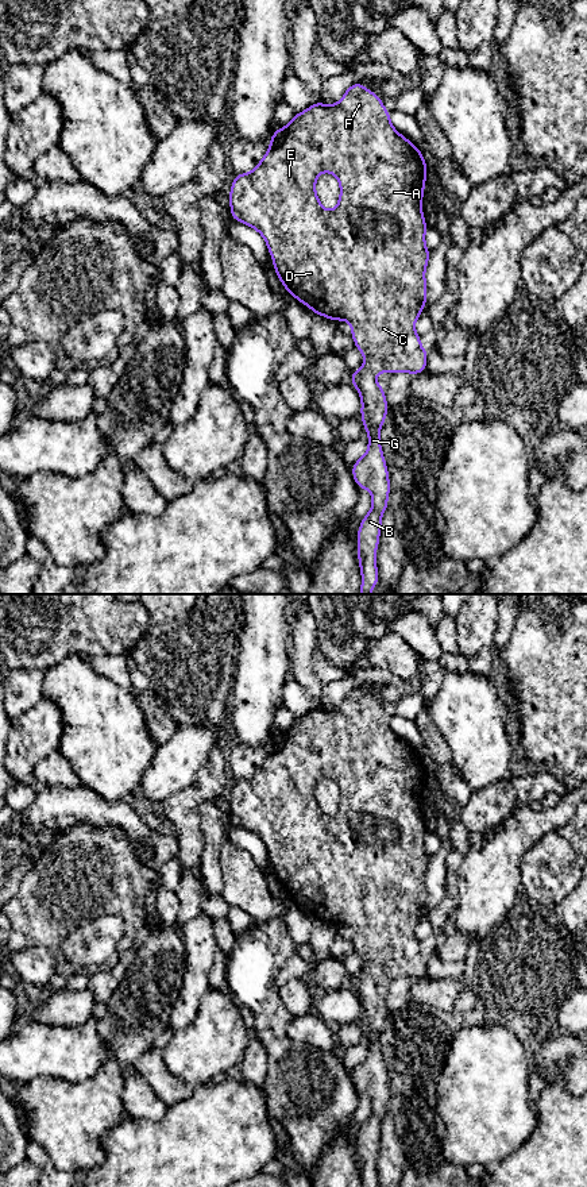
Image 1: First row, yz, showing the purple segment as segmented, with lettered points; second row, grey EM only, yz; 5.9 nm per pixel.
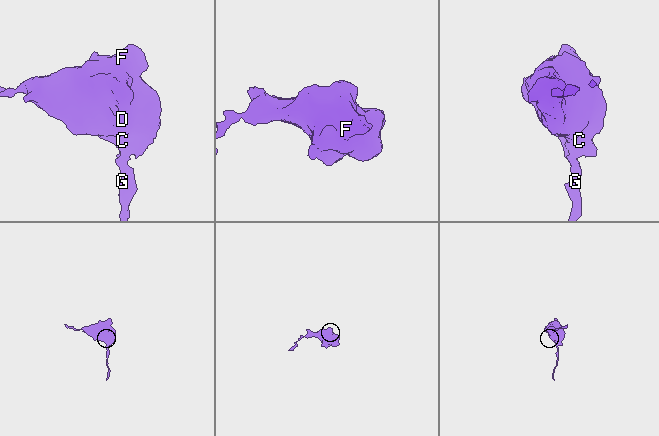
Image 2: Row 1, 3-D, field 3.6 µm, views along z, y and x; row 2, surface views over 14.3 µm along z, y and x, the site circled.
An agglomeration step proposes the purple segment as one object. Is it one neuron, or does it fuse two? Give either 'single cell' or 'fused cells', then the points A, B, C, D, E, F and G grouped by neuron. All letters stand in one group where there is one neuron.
single cell; A B C D E F G

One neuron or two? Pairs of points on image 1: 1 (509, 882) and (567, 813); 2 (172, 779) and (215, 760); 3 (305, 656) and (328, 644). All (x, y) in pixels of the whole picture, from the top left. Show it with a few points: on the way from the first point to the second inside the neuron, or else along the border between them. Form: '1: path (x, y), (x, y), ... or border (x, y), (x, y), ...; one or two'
1: path (509, 860), (509, 854), (545, 820); one
2: border (219, 743), (212, 748), (207, 763), (184, 789); two
3: border (313, 616), (319, 647); two

